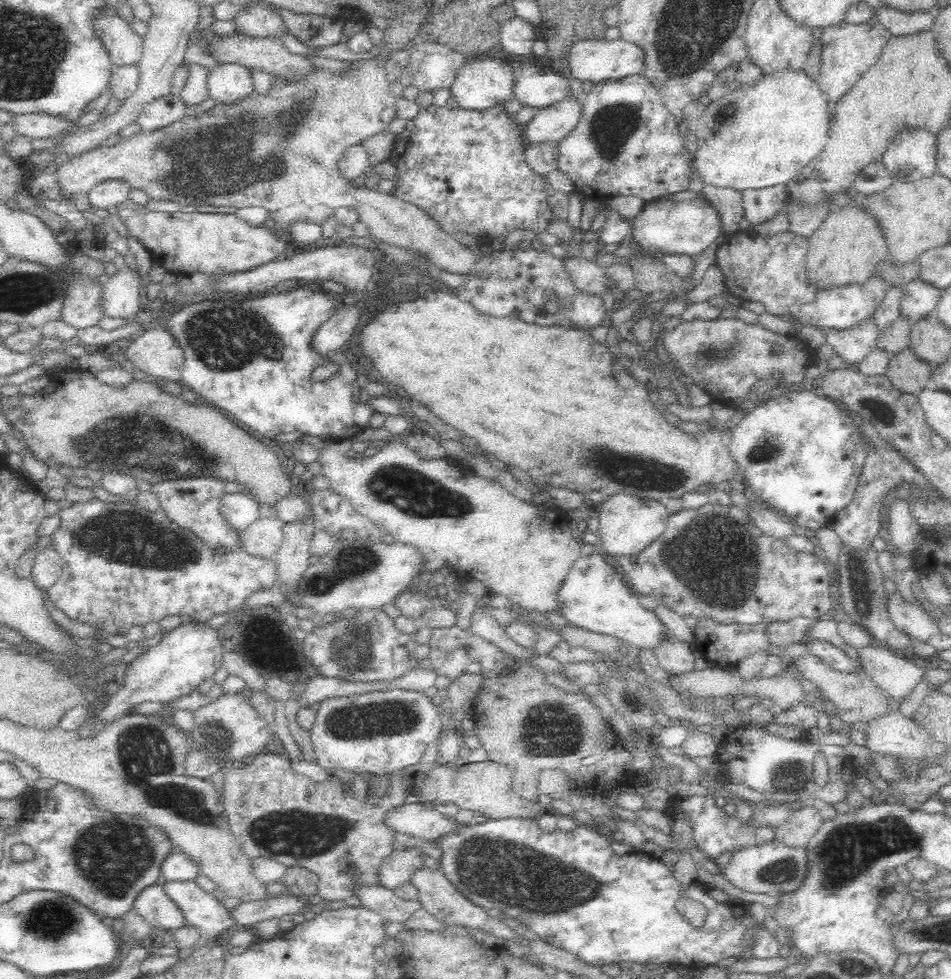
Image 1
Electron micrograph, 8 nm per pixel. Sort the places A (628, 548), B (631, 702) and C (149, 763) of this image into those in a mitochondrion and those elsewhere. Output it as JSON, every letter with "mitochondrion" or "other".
{"A":"other","B":"mitochondrion","C":"mitochondrion"}

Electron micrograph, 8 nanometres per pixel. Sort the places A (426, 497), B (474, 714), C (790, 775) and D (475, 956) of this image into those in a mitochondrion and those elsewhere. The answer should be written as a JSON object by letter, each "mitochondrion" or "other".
{"A":"mitochondrion","B":"other","C":"mitochondrion","D":"other"}

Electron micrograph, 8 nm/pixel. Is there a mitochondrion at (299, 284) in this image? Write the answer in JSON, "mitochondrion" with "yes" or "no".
{"mitochondrion":"no"}

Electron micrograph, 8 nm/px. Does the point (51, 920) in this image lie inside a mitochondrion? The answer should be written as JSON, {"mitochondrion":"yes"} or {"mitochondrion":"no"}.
{"mitochondrion":"yes"}

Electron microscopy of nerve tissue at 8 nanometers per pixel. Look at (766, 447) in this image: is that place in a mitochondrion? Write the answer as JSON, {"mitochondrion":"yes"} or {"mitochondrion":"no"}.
{"mitochondrion":"yes"}

